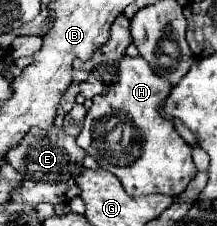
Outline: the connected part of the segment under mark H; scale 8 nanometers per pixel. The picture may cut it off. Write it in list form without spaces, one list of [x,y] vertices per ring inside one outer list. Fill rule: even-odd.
[[[124,55],[116,63],[114,81],[106,85],[106,89],[104,89],[102,95],[96,95],[92,99],[92,107],[88,109],[86,119],[84,119],[84,127],[82,127],[80,135],[76,137],[76,143],[88,155],[92,155],[102,169],[106,169],[112,175],[116,175],[120,179],[120,183],[124,185],[124,189],[130,195],[164,193],[164,195],[176,197],[176,195],[180,195],[188,187],[188,183],[198,173],[198,169],[194,167],[194,161],[192,161],[192,147],[178,135],[178,131],[174,127],[174,121],[170,121],[170,119],[166,119],[166,117],[160,115],[160,109],[166,103],[170,91],[172,91],[172,85],[164,77],[160,77],[158,73],[154,73],[152,67],[148,65],[148,61],[144,61],[144,57],[140,57],[140,55],[138,57]],[[112,121],[124,121],[124,131],[130,131],[132,133],[128,143],[124,143],[122,139],[118,141],[118,145],[116,143],[112,143],[112,145],[110,143],[104,143],[104,139],[114,131]]]

